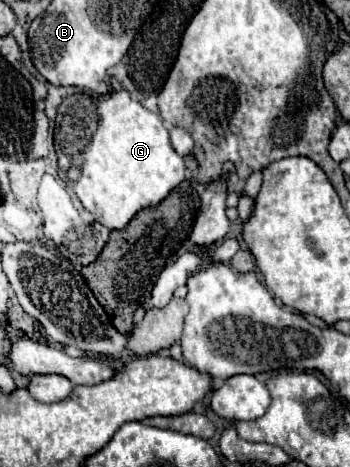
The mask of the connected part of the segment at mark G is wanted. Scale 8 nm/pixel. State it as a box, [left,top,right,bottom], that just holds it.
[54,90,186,230]

